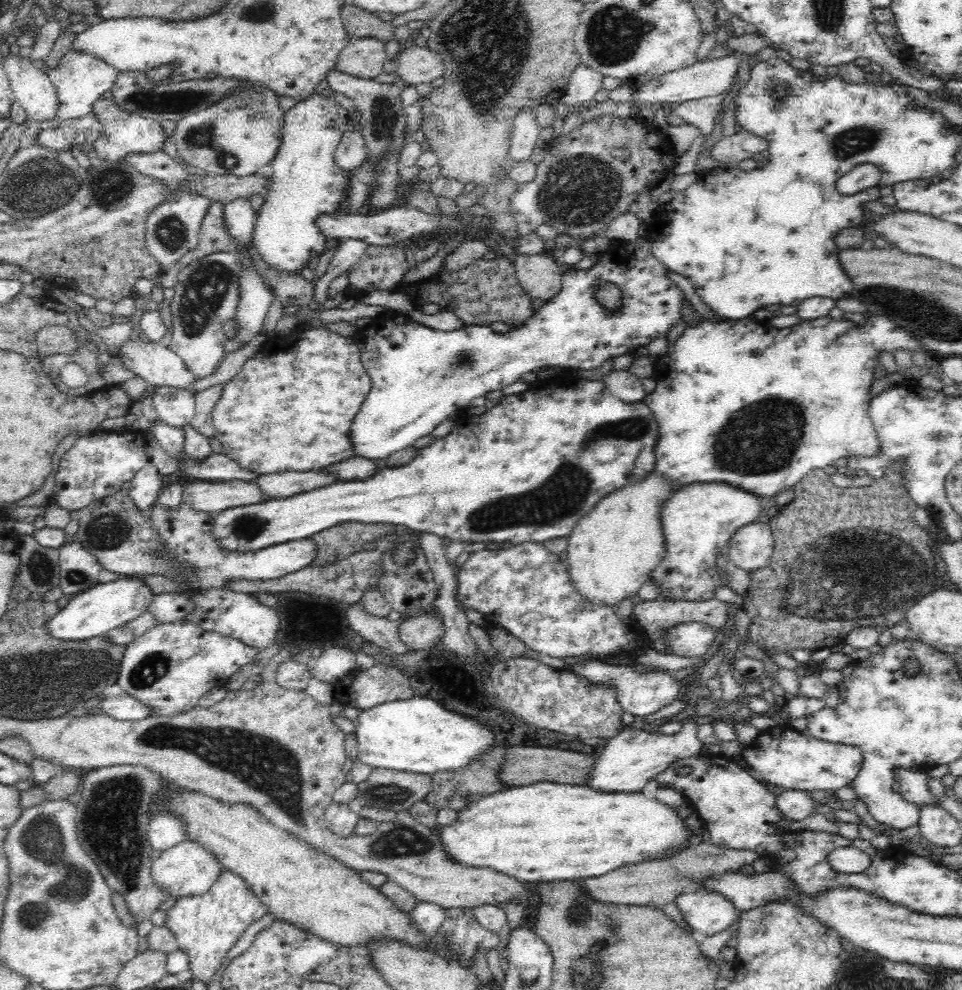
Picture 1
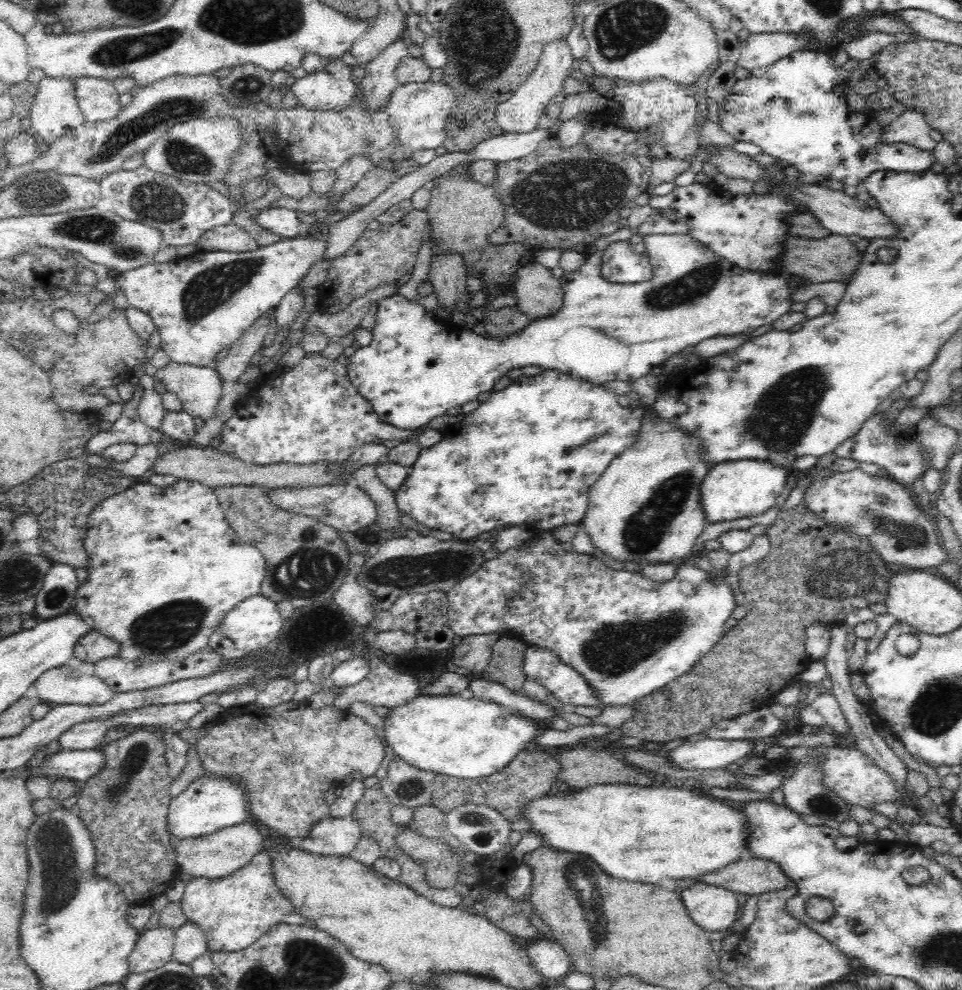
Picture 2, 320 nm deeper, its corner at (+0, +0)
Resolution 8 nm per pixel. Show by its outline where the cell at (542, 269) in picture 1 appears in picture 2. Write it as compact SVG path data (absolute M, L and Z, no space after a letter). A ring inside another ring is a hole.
M535 262L517 270L515 287L517 307L530 322L555 315L563 305L564 291L549 268Z

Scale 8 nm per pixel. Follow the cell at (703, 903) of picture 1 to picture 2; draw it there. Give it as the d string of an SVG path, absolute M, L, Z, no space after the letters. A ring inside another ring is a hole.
M704 882L692 883L681 890L684 906L691 920L700 928L712 932L725 931L738 920L739 906L735 892Z

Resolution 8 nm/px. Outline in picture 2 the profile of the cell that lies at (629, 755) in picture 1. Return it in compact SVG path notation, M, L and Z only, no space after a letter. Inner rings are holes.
M706 737L695 743L683 743L665 756L684 770L718 770L746 761L754 750L757 739L712 740Z

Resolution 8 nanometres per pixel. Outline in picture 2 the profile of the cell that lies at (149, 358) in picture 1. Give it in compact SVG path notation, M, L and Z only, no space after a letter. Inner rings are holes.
M170 361L158 370L155 379L166 385L166 391L178 394L183 411L190 417L208 422L216 416L216 406L224 396L224 381L215 368Z

